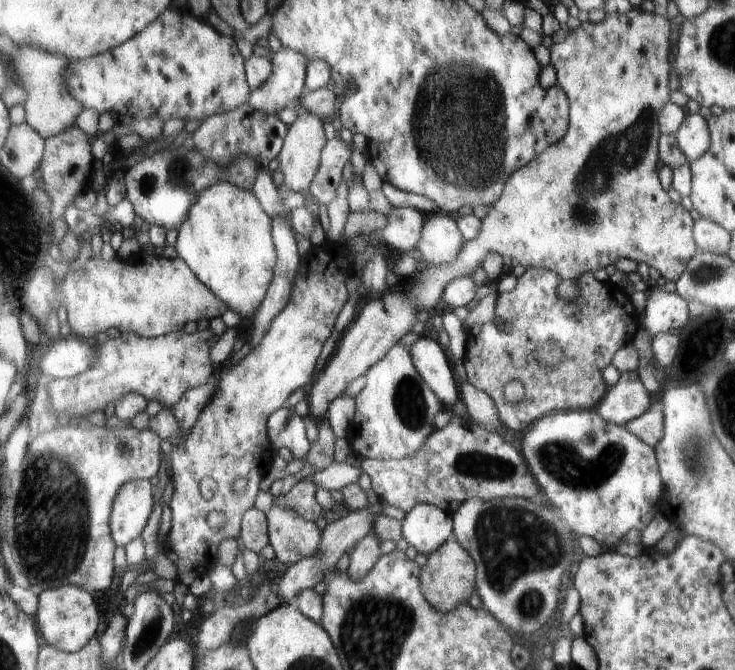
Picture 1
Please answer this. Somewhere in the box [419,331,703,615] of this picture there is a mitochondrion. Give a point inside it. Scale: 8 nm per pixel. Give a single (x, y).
(562, 460)

